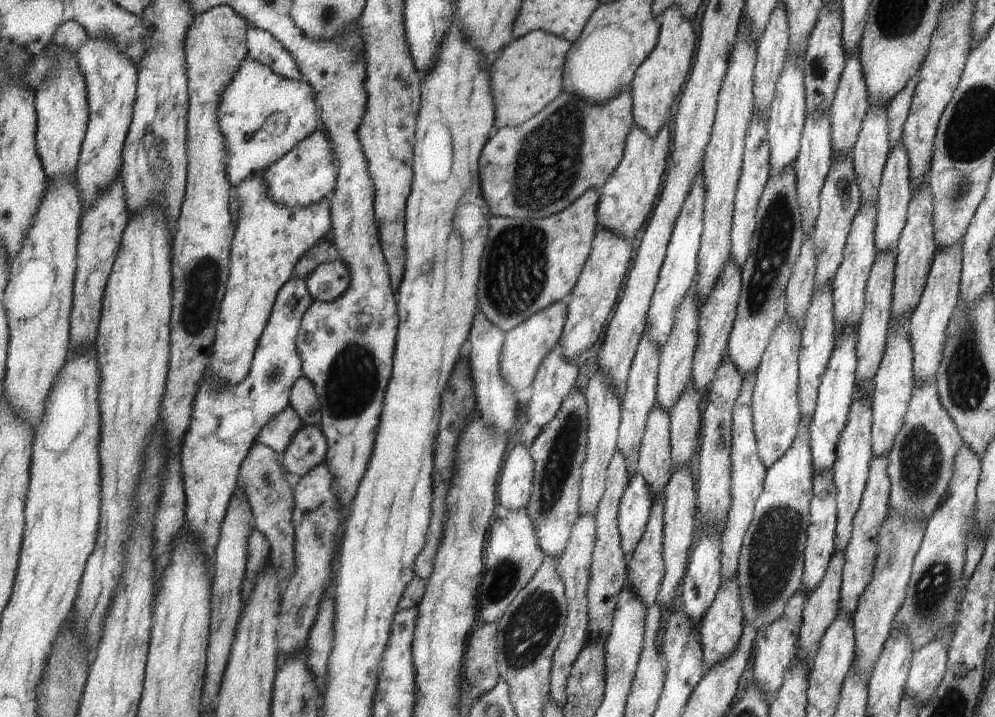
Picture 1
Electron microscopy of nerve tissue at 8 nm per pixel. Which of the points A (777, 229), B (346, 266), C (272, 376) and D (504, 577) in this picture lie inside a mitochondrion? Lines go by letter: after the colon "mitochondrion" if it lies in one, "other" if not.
A: mitochondrion
B: other
C: mitochondrion
D: mitochondrion

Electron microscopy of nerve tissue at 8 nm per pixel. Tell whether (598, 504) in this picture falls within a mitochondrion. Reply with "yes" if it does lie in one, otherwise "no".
no

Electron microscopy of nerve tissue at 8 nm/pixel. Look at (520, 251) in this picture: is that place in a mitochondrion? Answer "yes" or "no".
yes

